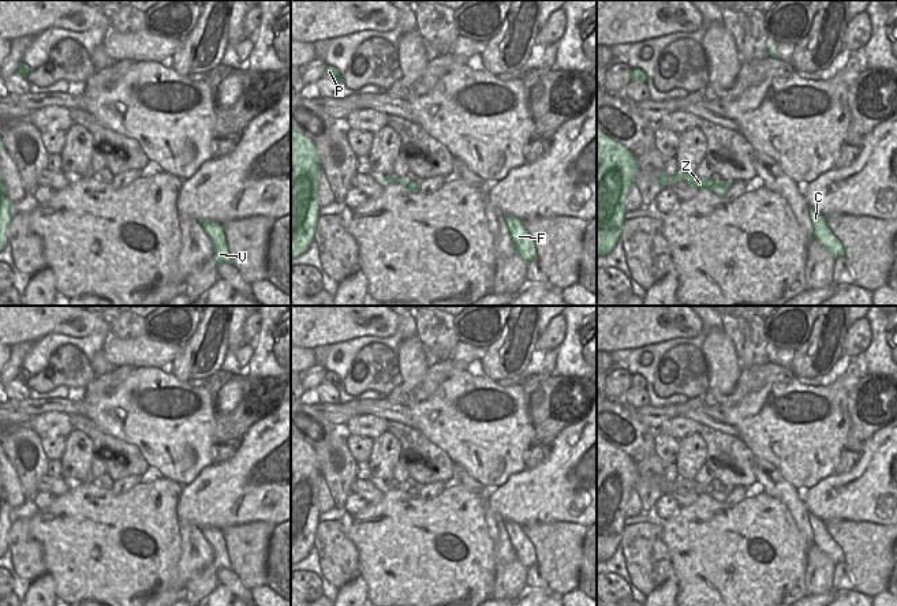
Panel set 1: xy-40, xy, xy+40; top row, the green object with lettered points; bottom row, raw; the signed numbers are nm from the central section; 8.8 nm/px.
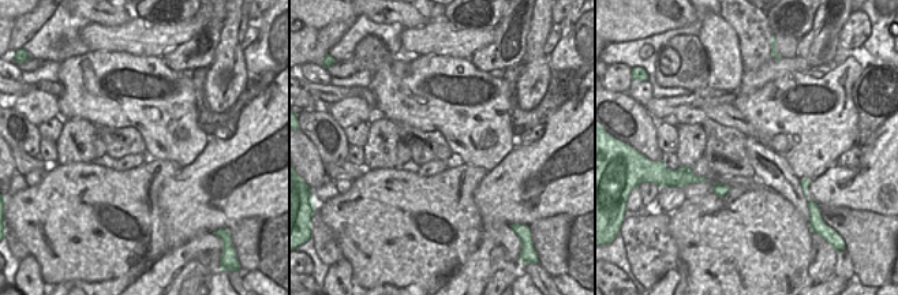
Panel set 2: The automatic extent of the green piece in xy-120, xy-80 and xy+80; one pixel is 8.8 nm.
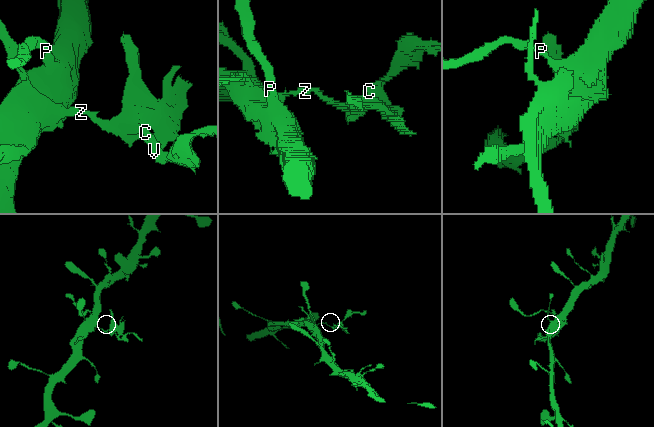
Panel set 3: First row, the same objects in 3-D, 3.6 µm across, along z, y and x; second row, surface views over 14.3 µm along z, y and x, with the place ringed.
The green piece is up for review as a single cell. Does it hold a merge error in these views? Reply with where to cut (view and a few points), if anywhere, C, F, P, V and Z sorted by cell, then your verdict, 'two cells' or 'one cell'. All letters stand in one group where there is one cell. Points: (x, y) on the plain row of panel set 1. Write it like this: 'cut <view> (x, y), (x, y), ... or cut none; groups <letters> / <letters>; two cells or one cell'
cut xy+40 (717, 487), (710, 494); groups C F V / P Z; two cells

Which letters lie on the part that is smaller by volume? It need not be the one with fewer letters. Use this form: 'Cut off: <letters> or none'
Cut off: C, F, V

